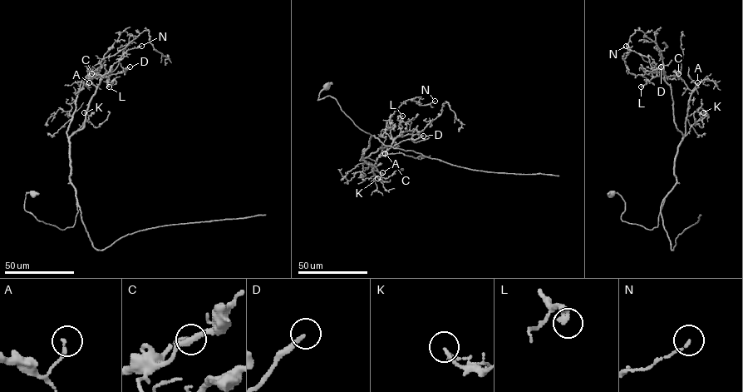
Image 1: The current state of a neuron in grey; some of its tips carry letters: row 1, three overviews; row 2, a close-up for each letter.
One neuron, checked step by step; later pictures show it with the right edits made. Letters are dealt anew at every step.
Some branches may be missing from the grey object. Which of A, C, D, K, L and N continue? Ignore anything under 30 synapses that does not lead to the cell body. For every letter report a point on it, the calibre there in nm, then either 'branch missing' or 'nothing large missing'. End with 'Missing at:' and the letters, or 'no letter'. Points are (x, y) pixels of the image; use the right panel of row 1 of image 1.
A: at (697, 82); 160 nm thick; nothing large missing
C: at (678, 73); 130 nm thick; nothing large missing
D: at (661, 66); 190 nm thick; branch missing
K: at (703, 112); 170 nm thick; nothing large missing
L: at (641, 86); 280 nm thick; branch missing
N: at (626, 46); 120 nm thick; nothing large missing
Missing at: D, L

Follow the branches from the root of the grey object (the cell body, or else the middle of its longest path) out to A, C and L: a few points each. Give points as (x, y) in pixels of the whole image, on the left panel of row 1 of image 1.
A: (34, 194), (26, 196), (26, 210), (61, 230), (73, 226), (78, 210), (66, 130), (80, 85), (89, 82)
C: (34, 194), (26, 196), (26, 210), (61, 230), (73, 226), (78, 210), (66, 130), (78, 93), (91, 73)
L: (34, 194), (26, 196), (26, 210), (61, 230), (73, 226), (69, 137), (83, 126), (105, 76), (109, 86)

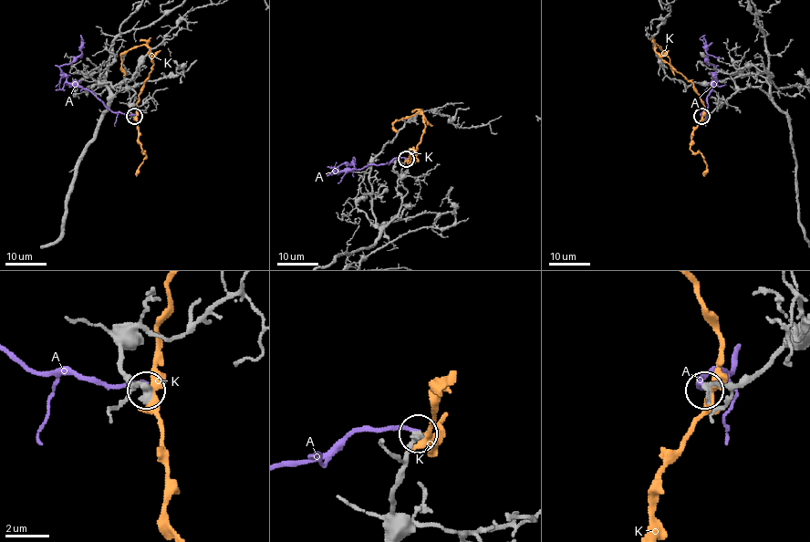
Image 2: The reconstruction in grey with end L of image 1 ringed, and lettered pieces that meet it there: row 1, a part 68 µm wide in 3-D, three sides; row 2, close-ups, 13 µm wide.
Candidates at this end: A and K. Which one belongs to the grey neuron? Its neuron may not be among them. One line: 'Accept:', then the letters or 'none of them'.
Accept: none of them

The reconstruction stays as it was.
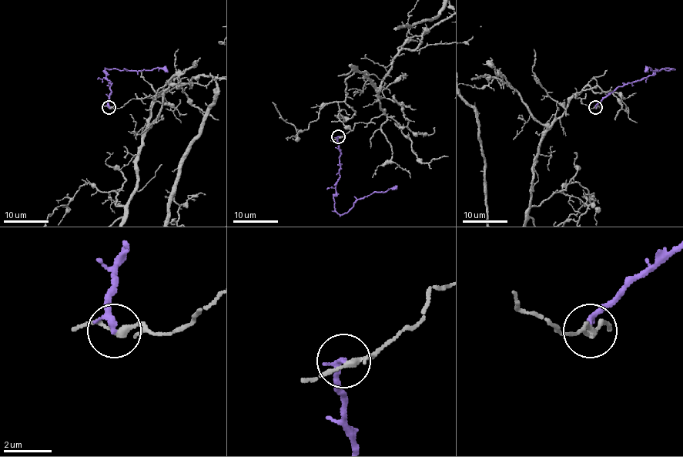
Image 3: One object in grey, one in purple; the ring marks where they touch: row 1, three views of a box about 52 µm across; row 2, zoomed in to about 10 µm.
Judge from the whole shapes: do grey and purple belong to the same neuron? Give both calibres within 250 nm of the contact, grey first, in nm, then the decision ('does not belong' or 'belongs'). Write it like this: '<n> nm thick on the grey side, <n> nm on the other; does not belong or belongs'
200 nm thick on the grey side, 240 nm on the other; does not belong

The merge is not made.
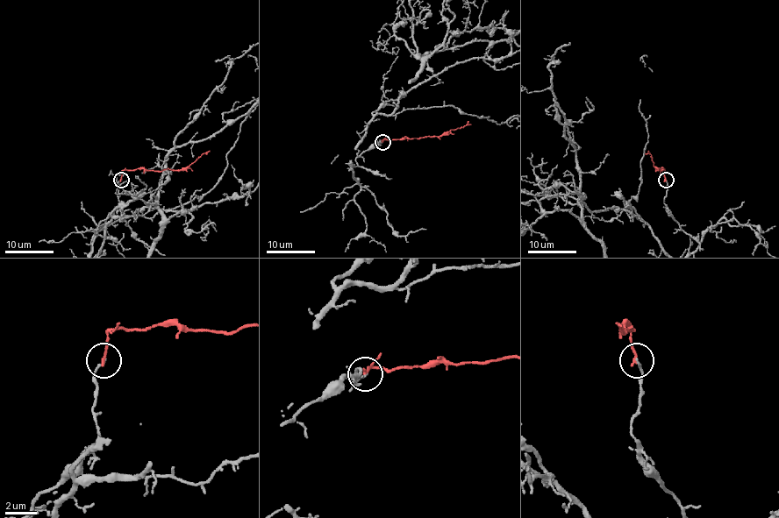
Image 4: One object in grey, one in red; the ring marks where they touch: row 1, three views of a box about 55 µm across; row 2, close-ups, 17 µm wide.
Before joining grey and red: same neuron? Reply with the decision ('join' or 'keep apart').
join

